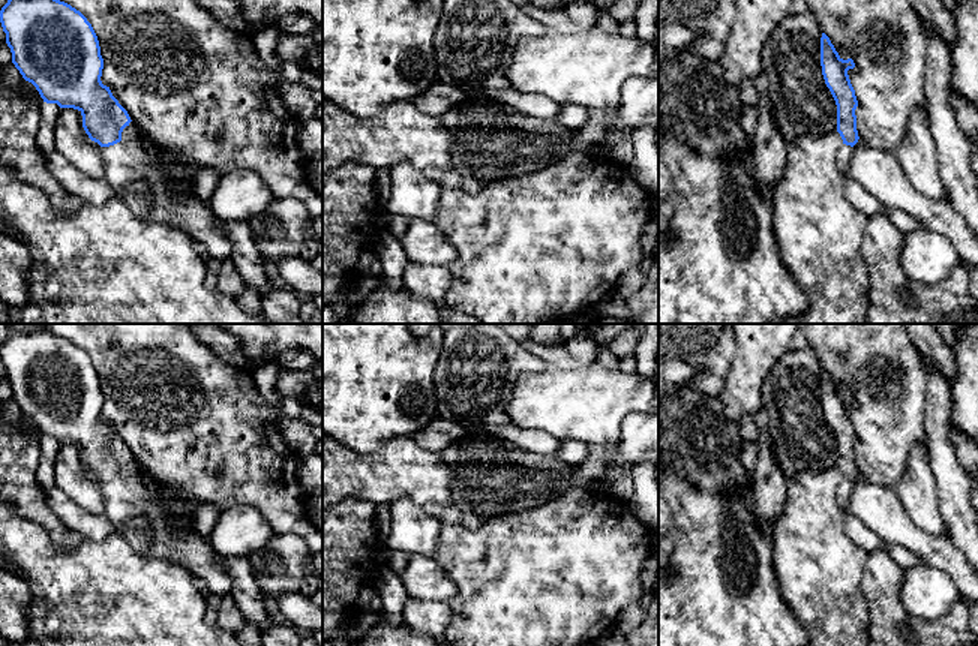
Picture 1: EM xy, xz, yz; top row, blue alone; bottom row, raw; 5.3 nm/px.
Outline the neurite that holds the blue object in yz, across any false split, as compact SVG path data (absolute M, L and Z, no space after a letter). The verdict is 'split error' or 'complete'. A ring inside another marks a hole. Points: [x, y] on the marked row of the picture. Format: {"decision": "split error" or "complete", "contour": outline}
{"decision": "split error", "contour": "M822 33L820 66L825 84L837 105L837 132L843 139L843 145L838 150L837 165L842 174L849 178L849 163L854 154L854 145L860 139L855 115L858 100L848 75L848 70L854 69L855 63L852 58L843 60L830 37Z"}

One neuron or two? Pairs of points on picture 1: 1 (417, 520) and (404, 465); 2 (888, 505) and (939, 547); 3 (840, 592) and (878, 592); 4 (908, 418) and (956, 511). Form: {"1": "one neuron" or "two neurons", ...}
{"1": "two neurons", "2": "one neuron", "3": "two neurons", "4": "two neurons"}

